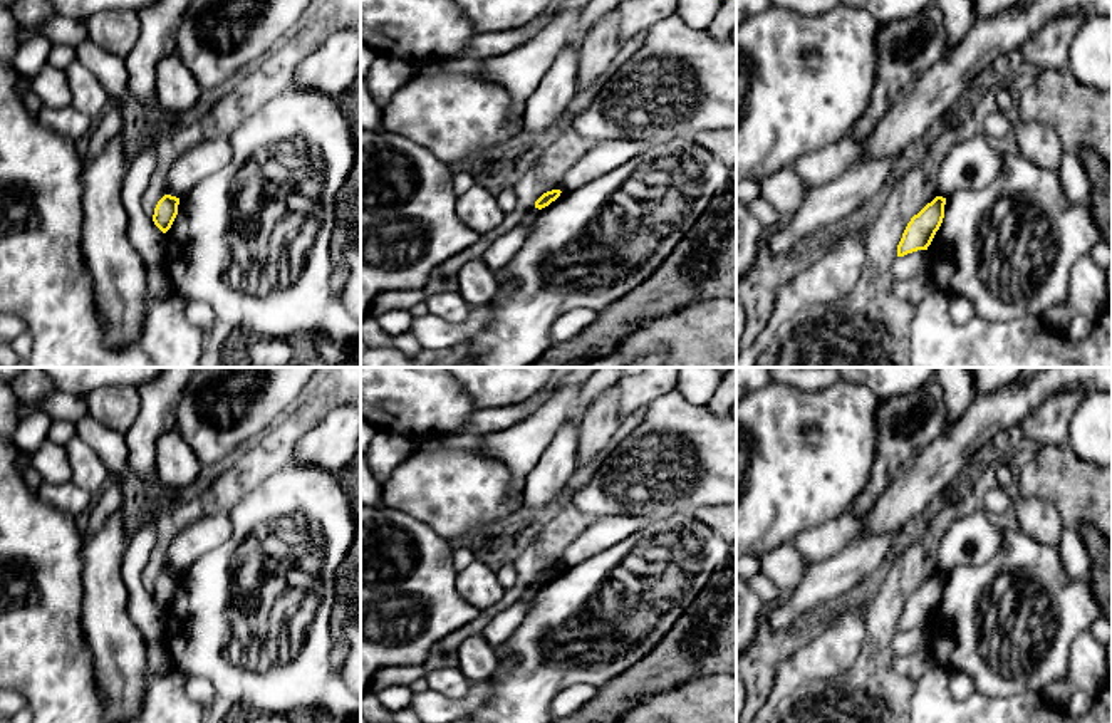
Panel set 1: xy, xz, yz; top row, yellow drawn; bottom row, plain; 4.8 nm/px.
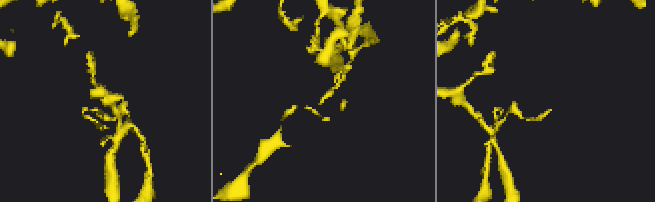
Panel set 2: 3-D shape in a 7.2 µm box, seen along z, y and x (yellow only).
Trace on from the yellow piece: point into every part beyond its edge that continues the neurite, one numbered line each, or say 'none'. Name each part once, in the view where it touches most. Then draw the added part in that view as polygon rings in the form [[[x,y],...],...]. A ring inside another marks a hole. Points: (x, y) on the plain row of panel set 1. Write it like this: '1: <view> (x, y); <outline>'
none

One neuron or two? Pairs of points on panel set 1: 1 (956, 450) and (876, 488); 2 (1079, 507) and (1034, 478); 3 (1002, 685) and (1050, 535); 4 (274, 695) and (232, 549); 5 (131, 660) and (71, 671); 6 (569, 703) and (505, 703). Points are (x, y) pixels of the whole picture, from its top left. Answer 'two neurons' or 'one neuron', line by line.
1: two neurons
2: one neuron
3: two neurons
4: one neuron
5: two neurons
6: two neurons

